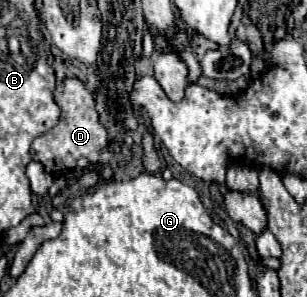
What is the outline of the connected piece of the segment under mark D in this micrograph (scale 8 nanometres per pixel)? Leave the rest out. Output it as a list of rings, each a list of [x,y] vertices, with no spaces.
[[[77,78],[63,80],[55,90],[55,100],[61,108],[59,122],[45,134],[37,136],[31,144],[31,158],[41,162],[49,174],[59,174],[63,170],[73,170],[77,166],[79,158],[89,158],[91,162],[113,162],[117,166],[125,166],[133,152],[127,142],[121,142],[121,150],[115,152],[109,148],[109,132],[99,122],[97,110],[95,110],[95,98],[93,94],[83,86]]]

